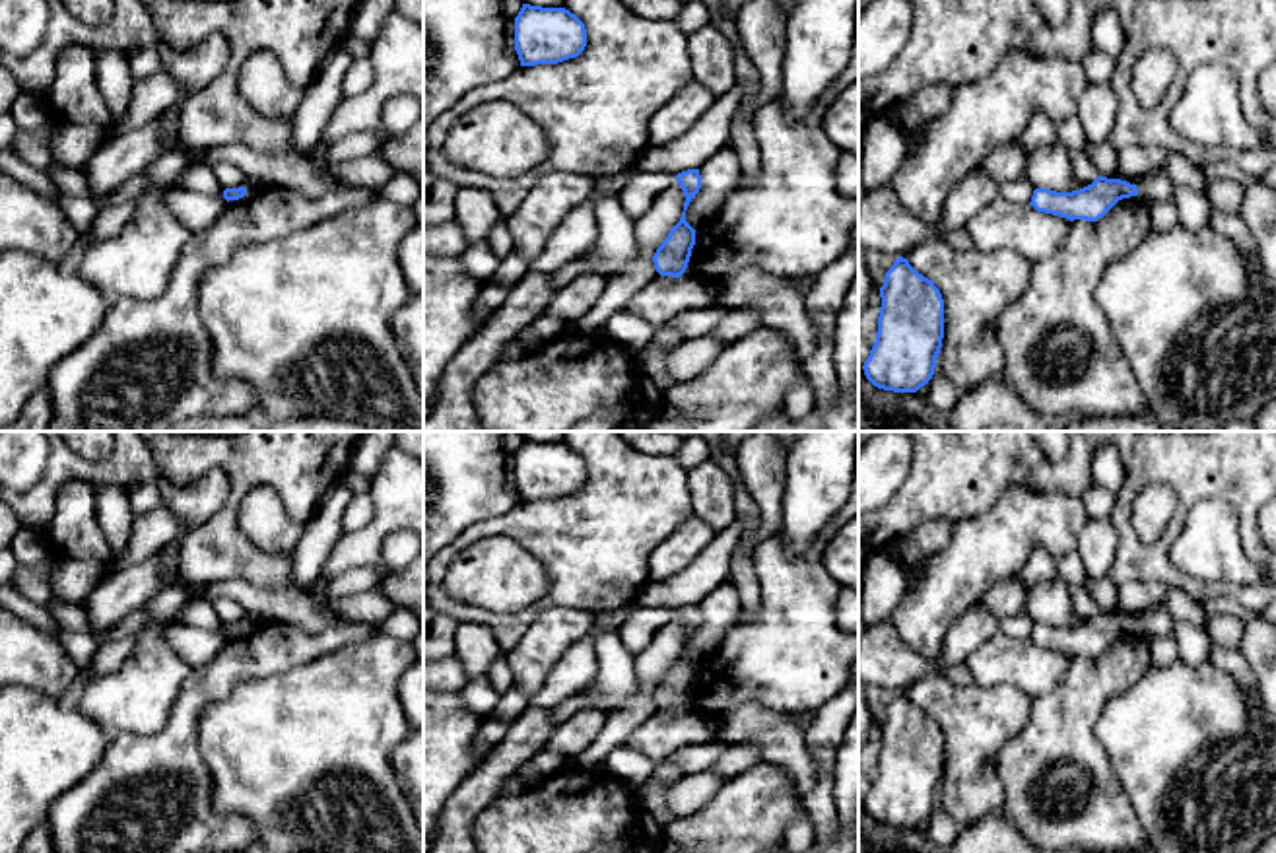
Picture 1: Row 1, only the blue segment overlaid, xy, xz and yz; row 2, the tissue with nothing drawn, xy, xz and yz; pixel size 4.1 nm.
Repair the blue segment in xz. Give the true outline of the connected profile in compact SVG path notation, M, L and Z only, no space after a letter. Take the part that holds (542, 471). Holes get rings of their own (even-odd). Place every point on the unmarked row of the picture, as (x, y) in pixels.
M522 439L515 453L515 486L520 501L557 499L587 482L585 459L565 443Z

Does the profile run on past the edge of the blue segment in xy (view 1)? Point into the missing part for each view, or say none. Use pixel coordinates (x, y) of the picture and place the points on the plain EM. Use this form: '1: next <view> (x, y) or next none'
1: next none

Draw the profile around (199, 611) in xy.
M194 591L194 595L183 604L177 622L212 631L219 631L223 628L214 610L214 602L200 591Z

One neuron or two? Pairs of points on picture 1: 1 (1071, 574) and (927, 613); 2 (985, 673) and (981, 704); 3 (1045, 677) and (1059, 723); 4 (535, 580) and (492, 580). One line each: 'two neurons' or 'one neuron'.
1: two neurons
2: two neurons
3: two neurons
4: one neuron

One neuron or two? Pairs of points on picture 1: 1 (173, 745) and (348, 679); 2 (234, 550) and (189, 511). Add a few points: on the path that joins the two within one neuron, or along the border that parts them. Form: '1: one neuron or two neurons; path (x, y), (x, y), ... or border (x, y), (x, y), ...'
1: two neurons; border (224, 696), (202, 710), (197, 727), (210, 780)
2: two neurons; border (228, 486), (228, 498), (191, 531)

